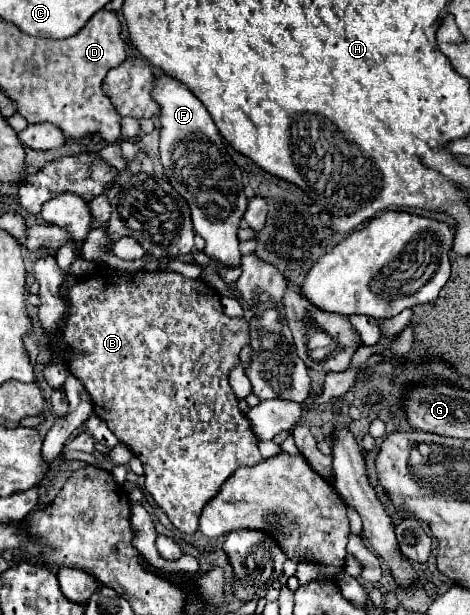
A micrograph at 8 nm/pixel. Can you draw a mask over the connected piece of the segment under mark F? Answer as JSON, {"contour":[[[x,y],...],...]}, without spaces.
{"contour":[[[166,74],[154,78],[152,98],[160,106],[160,142],[158,142],[158,146],[160,146],[160,162],[164,166],[164,176],[176,188],[176,192],[180,192],[180,196],[184,196],[184,200],[188,202],[188,206],[192,210],[194,230],[198,236],[202,236],[206,240],[204,252],[208,256],[214,256],[226,268],[240,266],[242,252],[238,248],[236,230],[238,230],[238,224],[246,210],[248,198],[244,196],[244,190],[242,190],[242,174],[240,174],[238,166],[234,164],[234,160],[230,158],[230,154],[226,152],[224,140],[222,140],[212,116],[208,114],[204,104],[182,82],[178,82]]]}

